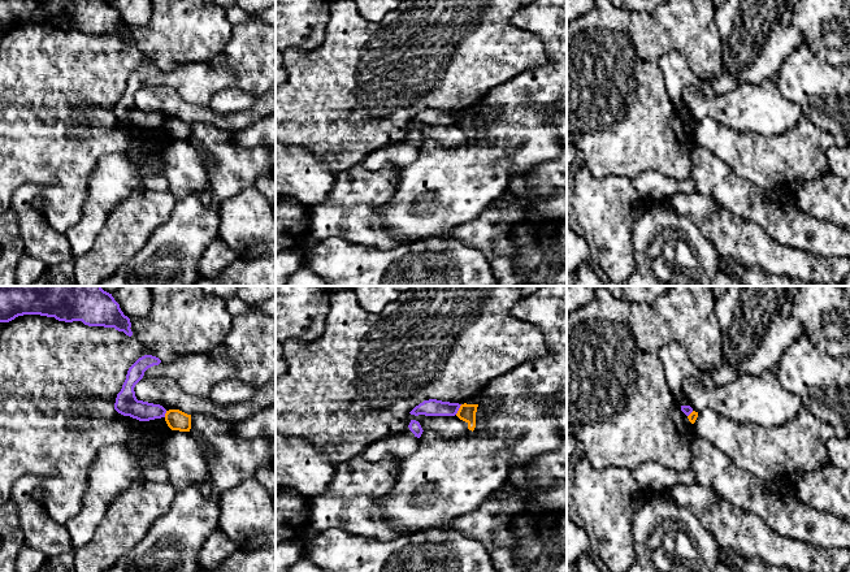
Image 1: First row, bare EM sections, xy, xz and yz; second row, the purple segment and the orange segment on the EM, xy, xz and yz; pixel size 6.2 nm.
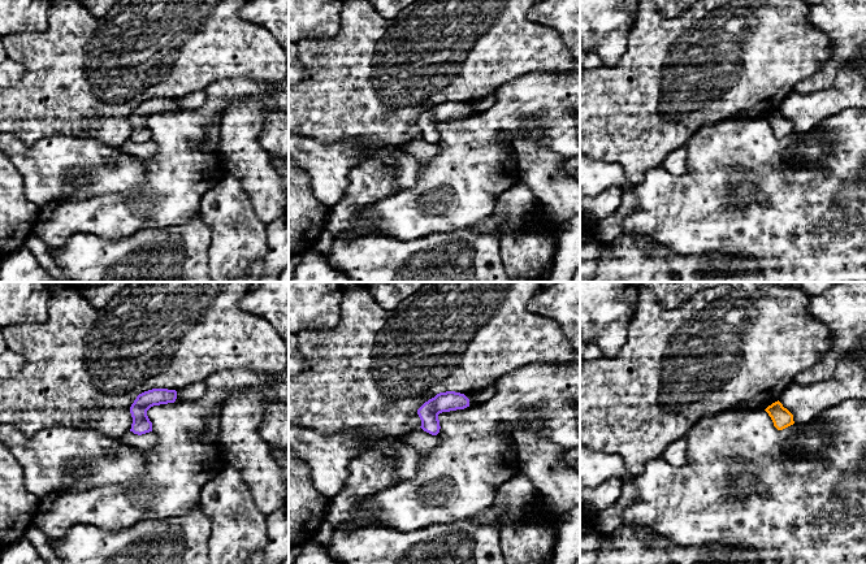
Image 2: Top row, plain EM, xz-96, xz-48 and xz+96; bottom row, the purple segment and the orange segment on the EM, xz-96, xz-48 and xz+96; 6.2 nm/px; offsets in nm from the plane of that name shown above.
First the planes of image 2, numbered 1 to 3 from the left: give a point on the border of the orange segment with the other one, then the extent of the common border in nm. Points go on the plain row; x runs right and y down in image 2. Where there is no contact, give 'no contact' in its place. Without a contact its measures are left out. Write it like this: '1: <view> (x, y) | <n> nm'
1: no contact
2: no contact
3: no contact

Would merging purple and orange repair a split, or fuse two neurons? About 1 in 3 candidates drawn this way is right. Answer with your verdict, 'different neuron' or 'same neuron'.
different neuron

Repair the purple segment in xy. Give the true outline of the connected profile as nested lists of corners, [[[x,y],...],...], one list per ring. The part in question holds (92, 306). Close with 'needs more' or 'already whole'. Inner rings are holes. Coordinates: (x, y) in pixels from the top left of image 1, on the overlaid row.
[[[0,286],[0,322],[23,315],[82,321],[133,335],[130,318],[101,286]]]; already whole

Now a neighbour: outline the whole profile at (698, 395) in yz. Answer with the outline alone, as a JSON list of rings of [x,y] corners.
[[[775,370],[762,376],[743,374],[714,390],[697,378],[688,378],[682,390],[693,411],[711,408],[738,424],[780,426],[797,416],[803,406],[798,395],[780,384]]]

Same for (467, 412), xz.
[[[461,404],[456,416],[468,424],[469,430],[474,430],[476,428],[476,412],[478,404]]]

